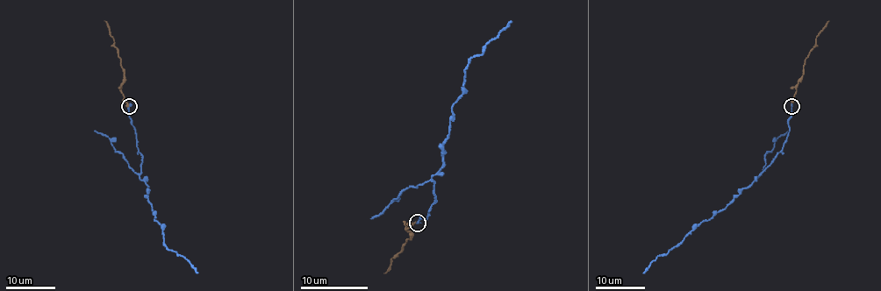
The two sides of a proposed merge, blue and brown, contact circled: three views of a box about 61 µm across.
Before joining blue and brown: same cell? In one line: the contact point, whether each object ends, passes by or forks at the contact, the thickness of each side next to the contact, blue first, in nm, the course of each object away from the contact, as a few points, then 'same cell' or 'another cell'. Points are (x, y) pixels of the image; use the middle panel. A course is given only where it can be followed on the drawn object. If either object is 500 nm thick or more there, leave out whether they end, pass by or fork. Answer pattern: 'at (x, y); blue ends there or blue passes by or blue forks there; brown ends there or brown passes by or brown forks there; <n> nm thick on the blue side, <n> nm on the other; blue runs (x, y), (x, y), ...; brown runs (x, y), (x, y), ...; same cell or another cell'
at (418, 223); blue ends there; brown ends there; 220 nm thick on the blue side, 240 nm on the other; blue runs (418, 223), (426, 220), (434, 202), (431, 178), (443, 164), (443, 140), (467, 65), (512, 21); brown runs (416, 223), (406, 230), (410, 238), (384, 273); same cell

